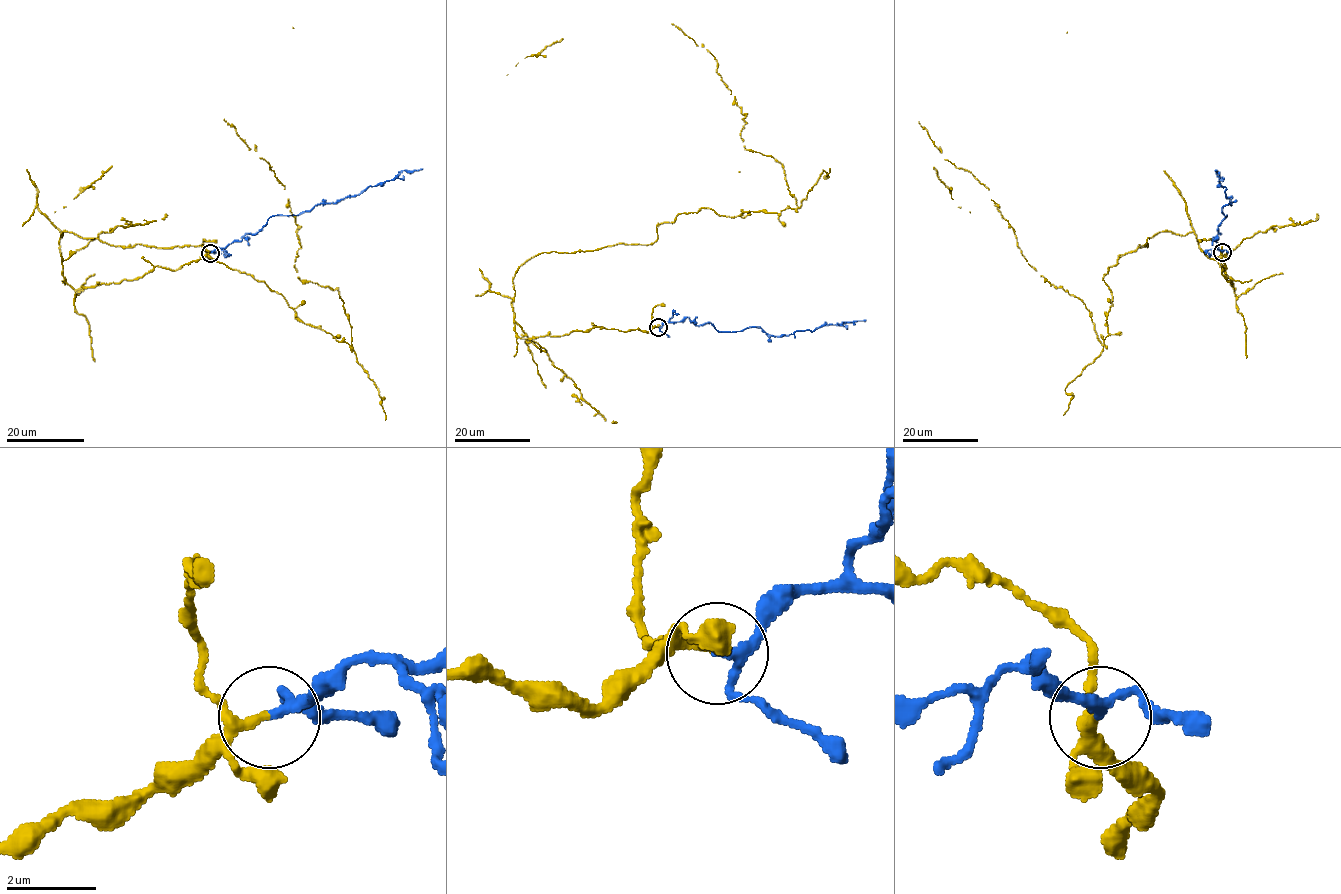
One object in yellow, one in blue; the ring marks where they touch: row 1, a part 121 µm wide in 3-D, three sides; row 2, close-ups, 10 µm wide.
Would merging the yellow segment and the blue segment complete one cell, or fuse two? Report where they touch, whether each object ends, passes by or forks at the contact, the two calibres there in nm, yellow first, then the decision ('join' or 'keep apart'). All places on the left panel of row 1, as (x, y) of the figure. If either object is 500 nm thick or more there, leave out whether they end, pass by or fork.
at (210, 253); yellow passes by; blue passes by; 160 nm thick on the yellow side, 200 nm on the other; join

